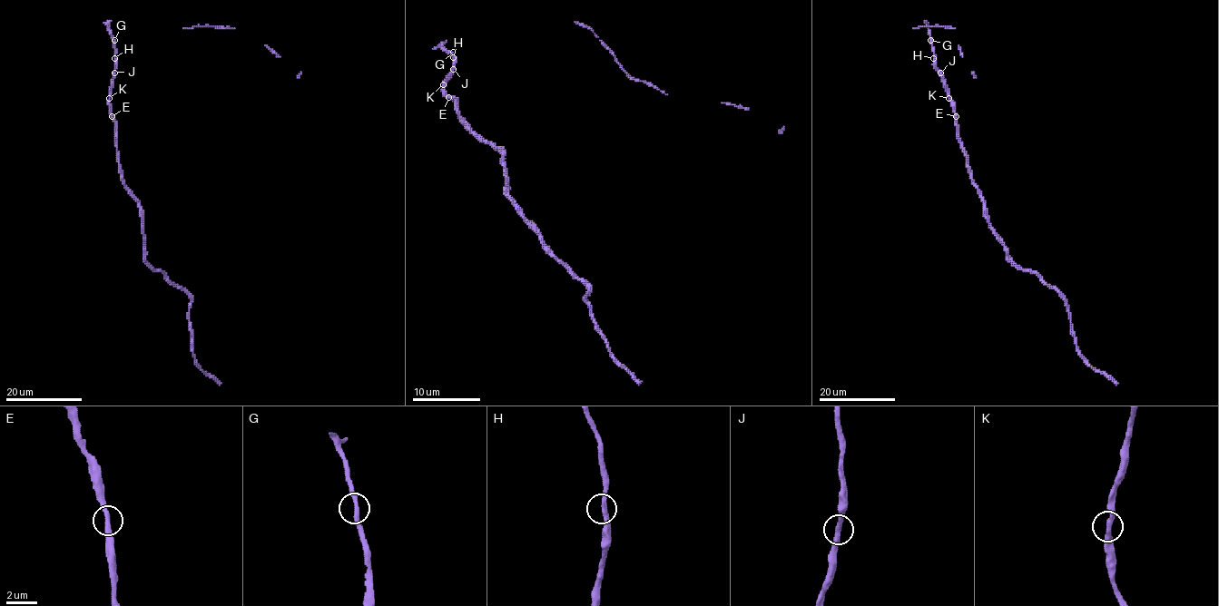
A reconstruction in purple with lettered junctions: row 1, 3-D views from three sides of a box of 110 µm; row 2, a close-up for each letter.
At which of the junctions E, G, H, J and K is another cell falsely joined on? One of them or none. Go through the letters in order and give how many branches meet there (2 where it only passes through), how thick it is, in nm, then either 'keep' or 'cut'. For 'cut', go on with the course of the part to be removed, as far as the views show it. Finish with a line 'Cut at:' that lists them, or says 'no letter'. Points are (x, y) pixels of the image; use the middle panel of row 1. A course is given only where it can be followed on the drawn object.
E: branches 2; calibre 360 nm; keep
G: branches 2; calibre 300 nm; keep
H: branches 2; calibre 360 nm; keep
J: branches 2; calibre 360 nm; keep
K: branches 2; calibre 340 nm; keep
Cut at: no letter

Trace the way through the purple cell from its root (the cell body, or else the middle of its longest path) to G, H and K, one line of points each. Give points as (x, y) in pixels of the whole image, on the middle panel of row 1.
G: (457, 106), (445, 92), (445, 83), (451, 76), (455, 61), (453, 52)
H: (457, 106), (445, 92), (445, 83), (451, 76), (453, 57)
K: (457, 106), (445, 92), (443, 84)

